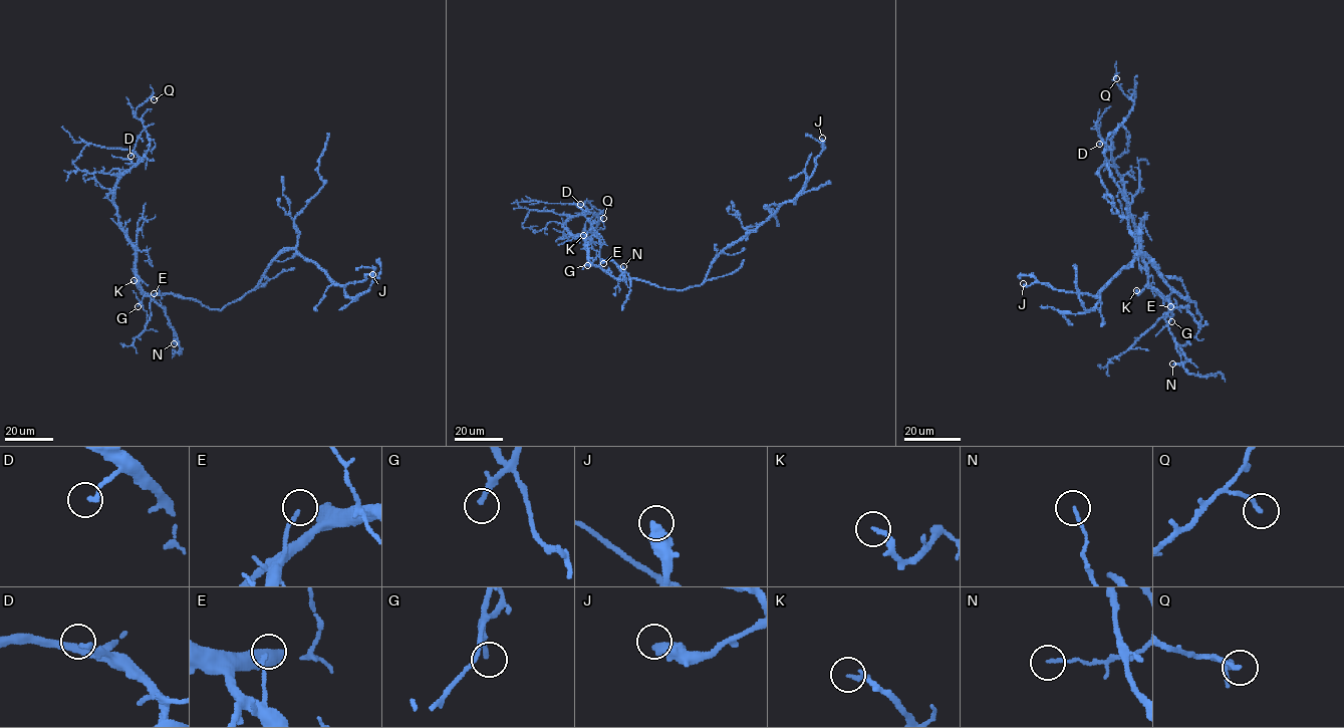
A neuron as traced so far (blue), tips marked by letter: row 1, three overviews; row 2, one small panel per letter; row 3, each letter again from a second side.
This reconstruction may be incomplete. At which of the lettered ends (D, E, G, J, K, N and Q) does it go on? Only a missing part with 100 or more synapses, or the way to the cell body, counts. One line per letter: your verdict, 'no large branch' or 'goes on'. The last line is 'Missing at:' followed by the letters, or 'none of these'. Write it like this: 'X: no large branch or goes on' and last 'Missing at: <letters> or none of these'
D: no large branch
E: no large branch
G: goes on
J: no large branch
K: no large branch
N: no large branch
Q: no large branch
Missing at: G

